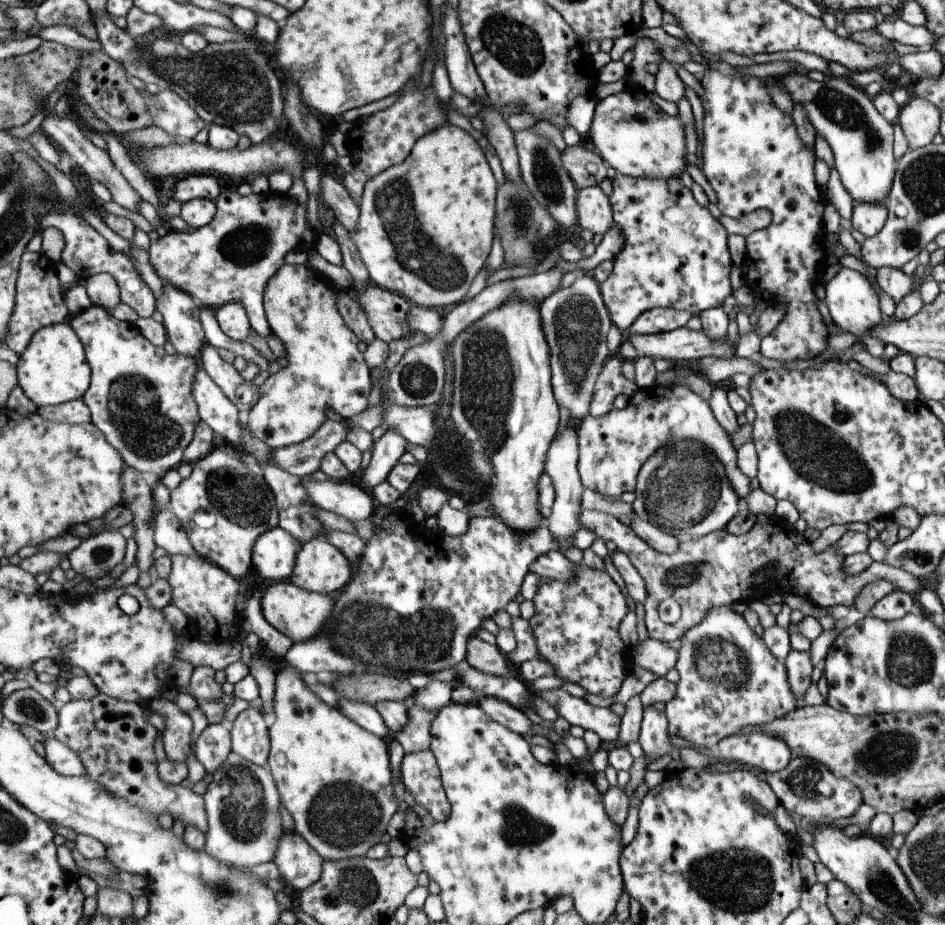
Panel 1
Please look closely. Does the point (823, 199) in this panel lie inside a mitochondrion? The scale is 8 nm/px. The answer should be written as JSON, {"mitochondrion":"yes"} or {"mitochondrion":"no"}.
{"mitochondrion":"no"}

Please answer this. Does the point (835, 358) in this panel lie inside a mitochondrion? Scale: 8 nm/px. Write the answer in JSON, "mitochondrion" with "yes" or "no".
{"mitochondrion":"no"}

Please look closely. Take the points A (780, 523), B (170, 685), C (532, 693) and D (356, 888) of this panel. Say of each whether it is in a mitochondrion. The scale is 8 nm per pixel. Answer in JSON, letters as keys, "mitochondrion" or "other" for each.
{"A":"other","B":"other","C":"other","D":"mitochondrion"}

